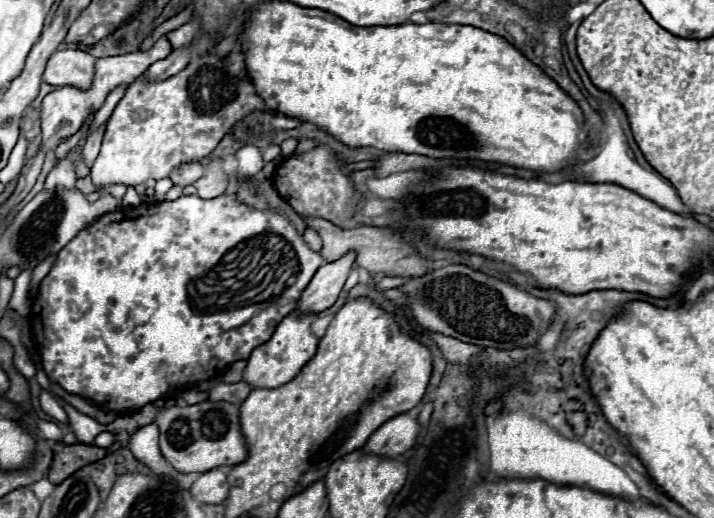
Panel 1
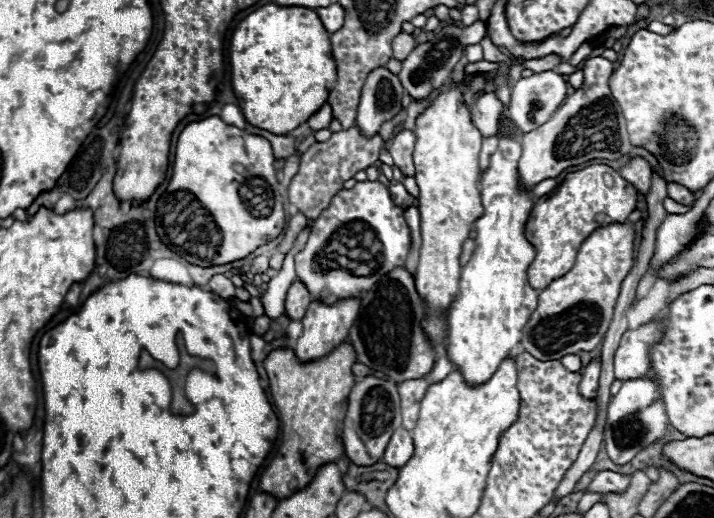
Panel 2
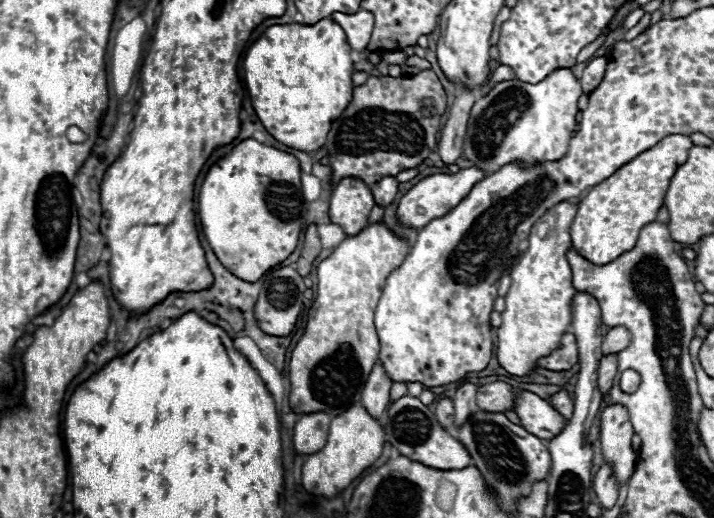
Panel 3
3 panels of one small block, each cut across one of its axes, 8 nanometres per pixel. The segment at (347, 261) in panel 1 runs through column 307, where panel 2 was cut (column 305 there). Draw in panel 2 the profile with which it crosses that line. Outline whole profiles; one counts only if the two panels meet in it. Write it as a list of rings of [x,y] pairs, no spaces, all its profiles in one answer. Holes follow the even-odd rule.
[[[296,280],[296,282],[290,286],[288,294],[286,294],[284,314],[286,314],[290,320],[302,320],[302,316],[304,316],[304,312],[306,312],[306,308],[308,308],[310,302],[312,302],[310,292],[306,290],[306,286],[304,286],[300,280]]]

